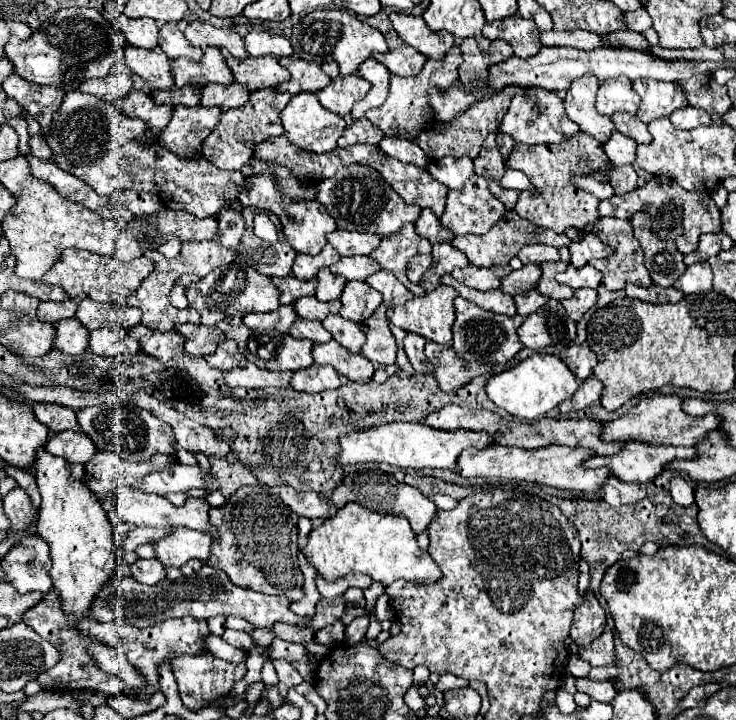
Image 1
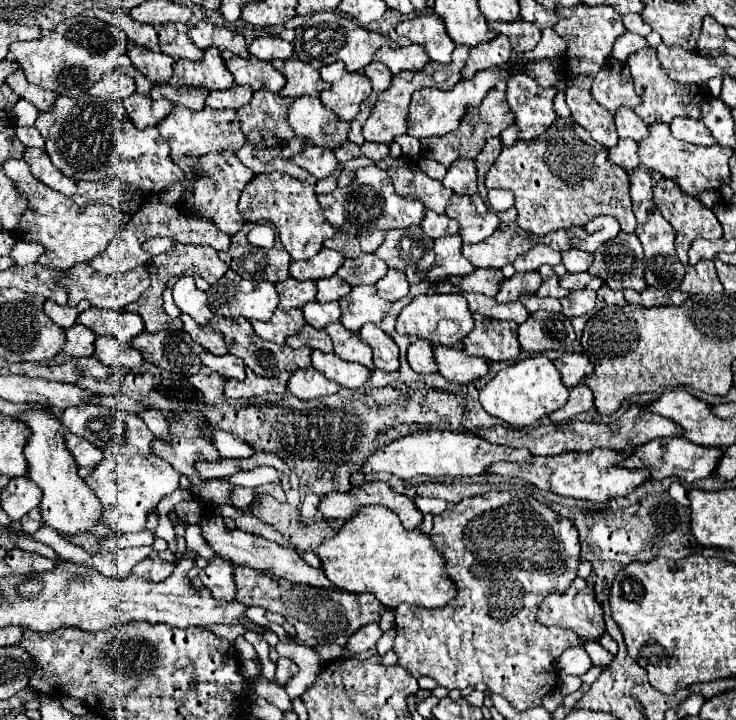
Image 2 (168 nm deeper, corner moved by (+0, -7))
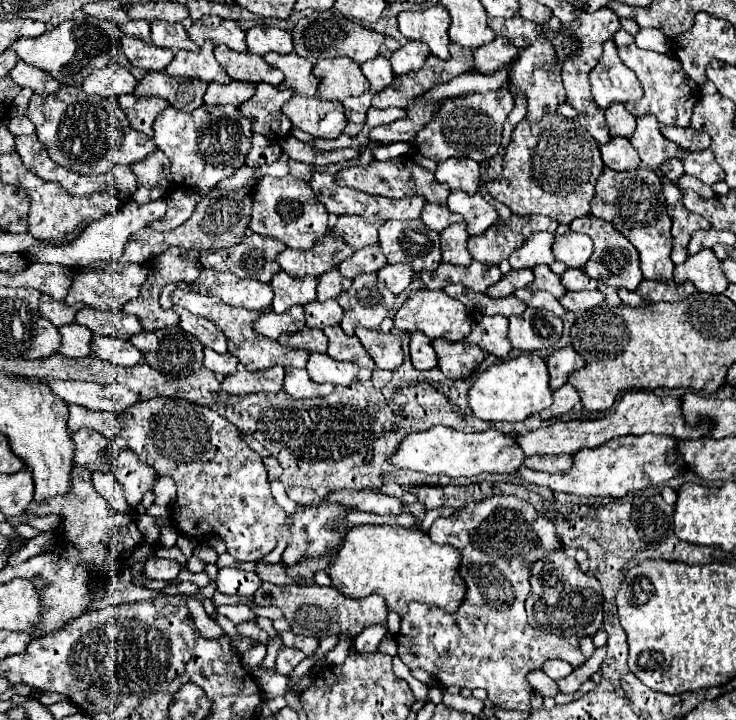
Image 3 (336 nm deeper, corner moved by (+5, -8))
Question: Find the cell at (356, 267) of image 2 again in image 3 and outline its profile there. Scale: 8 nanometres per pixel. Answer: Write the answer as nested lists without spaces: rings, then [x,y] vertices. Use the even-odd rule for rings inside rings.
[[[374,244],[374,246],[364,246],[364,248],[356,250],[348,260],[344,260],[342,264],[338,264],[338,270],[348,280],[354,280],[358,274],[378,272],[384,264],[386,264],[384,254],[380,252],[380,246]]]

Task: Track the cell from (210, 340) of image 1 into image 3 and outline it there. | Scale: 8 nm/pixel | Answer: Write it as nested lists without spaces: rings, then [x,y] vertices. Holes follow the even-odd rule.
[[[172,306],[172,310],[180,316],[180,326],[188,334],[192,334],[202,346],[208,346],[214,352],[226,352],[226,338],[220,332],[220,328],[216,328],[210,320],[194,316],[194,314],[190,314],[188,310],[184,310],[180,306]]]

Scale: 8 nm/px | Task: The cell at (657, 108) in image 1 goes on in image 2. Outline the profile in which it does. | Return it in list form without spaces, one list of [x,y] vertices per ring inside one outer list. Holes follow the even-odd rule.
[[[645,47],[637,53],[631,53],[627,57],[627,65],[631,69],[633,81],[635,81],[635,89],[641,97],[641,105],[635,107],[635,113],[647,123],[671,123],[675,117],[693,117],[699,119],[701,117],[701,103],[705,99],[703,91],[699,85],[693,83],[673,83],[673,79],[669,79],[669,75],[665,75],[665,69],[661,67],[659,59],[657,59],[657,51],[651,47]]]

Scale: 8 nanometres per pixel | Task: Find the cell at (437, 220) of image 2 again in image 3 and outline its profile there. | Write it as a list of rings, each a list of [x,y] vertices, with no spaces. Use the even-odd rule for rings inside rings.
[[[426,204],[424,210],[422,210],[422,220],[424,224],[434,230],[434,232],[442,232],[446,230],[448,226],[456,224],[462,220],[462,216],[456,216],[452,212],[448,212],[446,206],[440,206],[440,204]]]

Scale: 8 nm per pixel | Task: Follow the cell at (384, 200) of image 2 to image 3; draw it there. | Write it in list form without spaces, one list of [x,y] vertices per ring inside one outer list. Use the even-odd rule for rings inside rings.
[[[316,172],[312,182],[310,182],[310,186],[312,186],[318,202],[326,208],[328,214],[336,214],[336,216],[362,216],[370,224],[386,222],[386,220],[414,220],[414,218],[420,218],[420,212],[422,212],[424,202],[426,202],[422,196],[410,196],[410,198],[402,198],[402,200],[384,198],[384,196],[370,196],[370,194],[360,192],[360,190],[338,186],[334,182],[334,176],[328,174],[328,172]]]

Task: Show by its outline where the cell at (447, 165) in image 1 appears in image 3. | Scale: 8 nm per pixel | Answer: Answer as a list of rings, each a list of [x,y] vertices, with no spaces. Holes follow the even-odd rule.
[[[448,158],[438,164],[436,180],[448,184],[452,190],[476,194],[480,182],[480,166],[470,158]]]

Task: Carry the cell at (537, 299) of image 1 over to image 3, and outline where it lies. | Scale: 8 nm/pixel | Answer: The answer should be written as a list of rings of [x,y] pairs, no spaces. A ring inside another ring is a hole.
[[[524,288],[524,290],[516,290],[514,296],[518,296],[526,306],[542,308],[542,310],[550,310],[550,312],[554,312],[556,316],[564,316],[564,314],[566,314],[566,310],[560,306],[560,302],[558,302],[550,292]]]

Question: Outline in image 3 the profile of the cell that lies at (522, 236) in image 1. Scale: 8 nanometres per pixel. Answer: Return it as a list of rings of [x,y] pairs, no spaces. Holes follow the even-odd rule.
[[[512,216],[508,220],[498,220],[488,232],[468,238],[468,252],[476,262],[482,264],[500,264],[508,260],[532,234],[534,228],[539,231],[555,232],[559,224],[546,216],[536,220],[524,220],[522,216]]]

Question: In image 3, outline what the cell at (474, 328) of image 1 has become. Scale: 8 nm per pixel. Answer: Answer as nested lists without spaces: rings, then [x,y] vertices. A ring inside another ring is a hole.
[[[476,314],[472,318],[472,332],[466,336],[466,342],[476,344],[484,352],[498,358],[506,358],[512,350],[508,340],[508,318]]]

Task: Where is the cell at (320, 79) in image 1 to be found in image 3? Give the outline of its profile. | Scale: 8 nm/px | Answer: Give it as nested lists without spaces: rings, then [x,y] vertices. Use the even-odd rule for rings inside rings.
[[[270,52],[264,56],[264,60],[284,72],[284,82],[280,84],[280,88],[294,90],[300,96],[316,96],[320,80],[316,80],[316,76],[312,74],[312,64],[308,60],[296,56],[294,52],[286,56]]]

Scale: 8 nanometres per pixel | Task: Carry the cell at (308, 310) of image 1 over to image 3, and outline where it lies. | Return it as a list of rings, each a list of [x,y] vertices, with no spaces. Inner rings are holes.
[[[326,300],[326,302],[310,302],[304,306],[306,310],[306,324],[308,328],[326,328],[340,324],[342,320],[342,308],[336,300]]]

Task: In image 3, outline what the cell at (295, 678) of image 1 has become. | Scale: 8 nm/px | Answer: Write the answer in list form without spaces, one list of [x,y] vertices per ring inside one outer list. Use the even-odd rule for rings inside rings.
[[[282,646],[280,652],[278,652],[278,658],[276,658],[276,672],[278,674],[290,674],[304,658],[304,652],[296,650],[296,648],[286,648]]]

